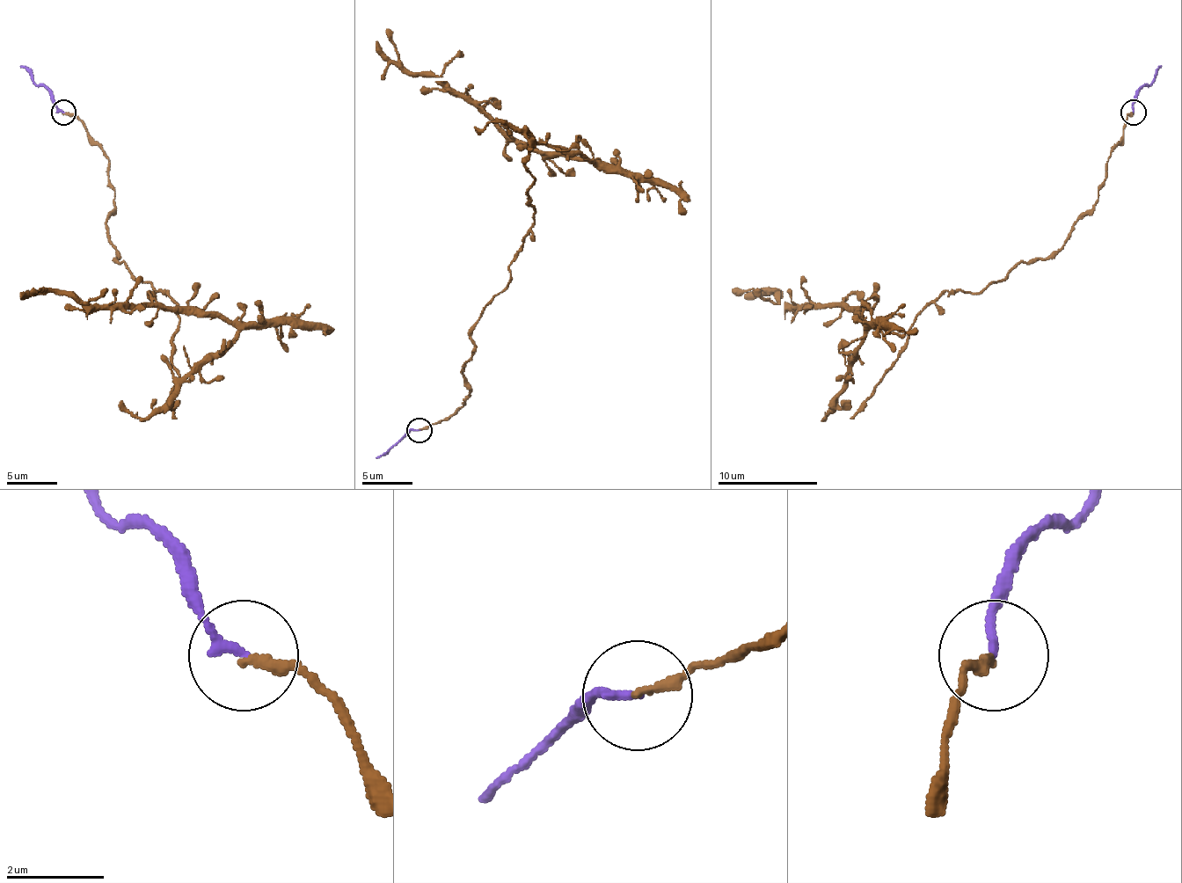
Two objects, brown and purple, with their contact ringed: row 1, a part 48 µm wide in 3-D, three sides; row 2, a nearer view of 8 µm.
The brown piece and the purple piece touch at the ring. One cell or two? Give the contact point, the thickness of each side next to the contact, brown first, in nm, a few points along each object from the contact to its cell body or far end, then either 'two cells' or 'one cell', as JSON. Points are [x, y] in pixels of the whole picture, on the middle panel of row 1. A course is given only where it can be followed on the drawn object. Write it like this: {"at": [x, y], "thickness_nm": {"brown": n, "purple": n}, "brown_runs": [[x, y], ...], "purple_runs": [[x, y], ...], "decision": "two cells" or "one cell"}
{"at": [419, 430], "thickness_nm": {"brown": 220, "purple": 180}, "brown_runs": [[419, 431], [470, 396], [472, 325], [535, 222], [532, 135], [593, 160], [522, 147], [402, 64], [387, 30]], "purple_runs": [[419, 431], [410, 431], [377, 458]], "decision": "one cell"}

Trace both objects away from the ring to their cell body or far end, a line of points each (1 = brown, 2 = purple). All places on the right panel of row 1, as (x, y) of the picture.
1: (1134, 114), (1066, 242), (978, 292), (941, 292), (853, 415), (838, 392), (860, 317), (733, 292)
2: (1134, 112), (1134, 97), (1161, 67)

